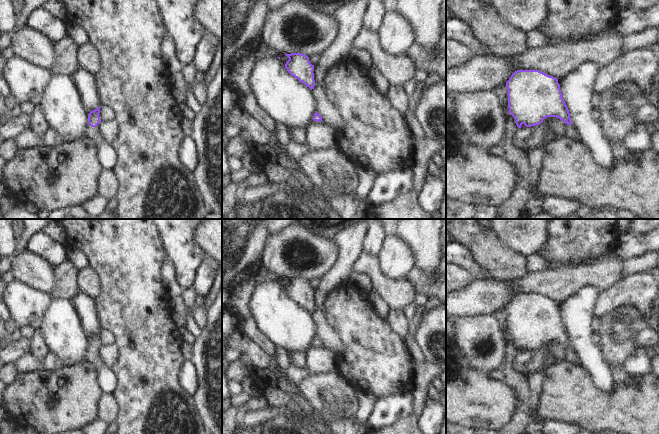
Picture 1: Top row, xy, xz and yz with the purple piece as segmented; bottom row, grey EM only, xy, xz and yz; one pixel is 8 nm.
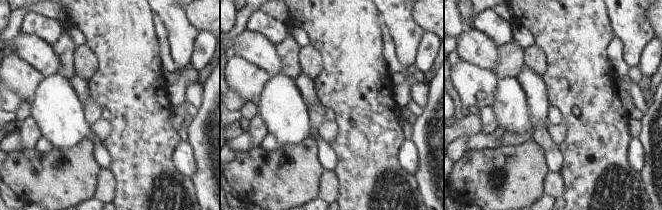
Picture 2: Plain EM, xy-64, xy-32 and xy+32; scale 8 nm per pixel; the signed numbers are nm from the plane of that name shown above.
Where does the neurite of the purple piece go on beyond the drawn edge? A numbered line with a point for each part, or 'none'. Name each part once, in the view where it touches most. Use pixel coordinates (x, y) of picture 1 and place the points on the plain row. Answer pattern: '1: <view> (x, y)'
1: xy (92, 357)

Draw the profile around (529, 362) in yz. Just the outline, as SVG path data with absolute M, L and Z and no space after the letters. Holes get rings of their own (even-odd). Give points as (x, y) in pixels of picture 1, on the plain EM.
M544 343L540 349L518 352L516 367L526 374L537 372L544 366L550 347L550 344Z

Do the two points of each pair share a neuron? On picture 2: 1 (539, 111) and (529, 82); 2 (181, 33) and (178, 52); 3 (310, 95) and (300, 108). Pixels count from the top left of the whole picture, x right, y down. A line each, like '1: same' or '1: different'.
1: same
2: same
3: different

